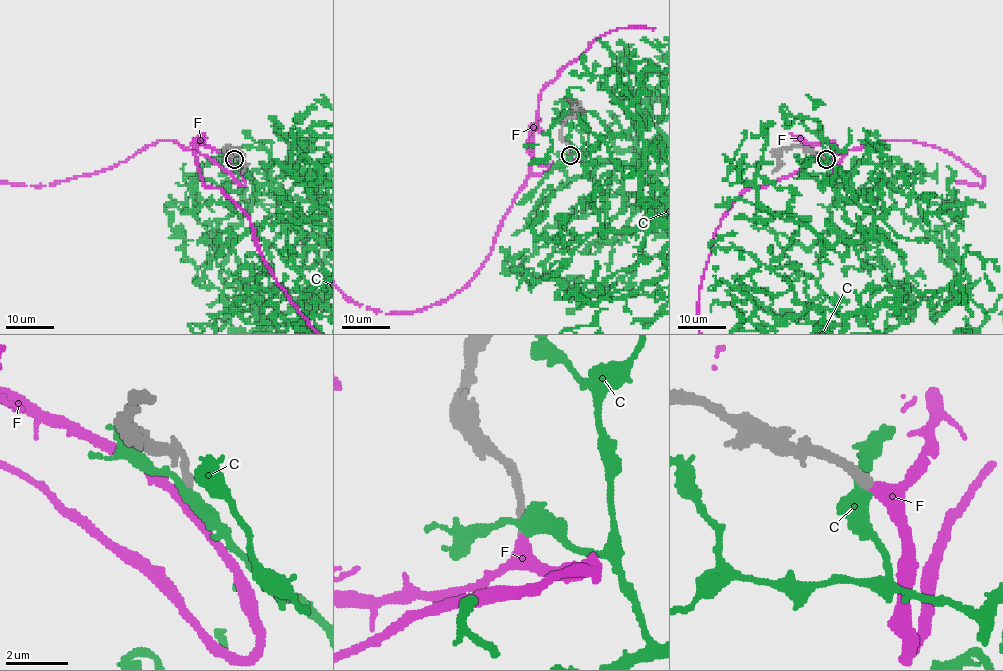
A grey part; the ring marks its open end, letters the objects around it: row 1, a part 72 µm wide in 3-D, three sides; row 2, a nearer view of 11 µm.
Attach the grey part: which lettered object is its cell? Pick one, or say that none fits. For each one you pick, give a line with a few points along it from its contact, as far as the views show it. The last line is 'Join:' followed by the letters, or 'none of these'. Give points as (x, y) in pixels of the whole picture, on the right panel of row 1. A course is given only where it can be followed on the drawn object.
F: Its course: (825, 158), (831, 184), (848, 150), (910, 140), (984, 184), (890, 183), (852, 244), (842, 208), (809, 215)
Join: F

